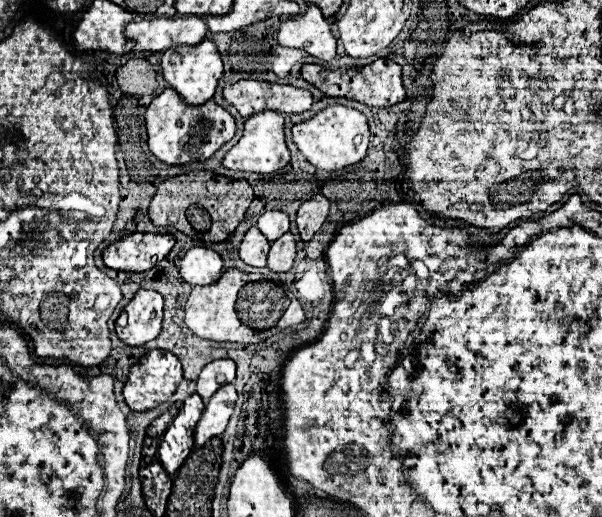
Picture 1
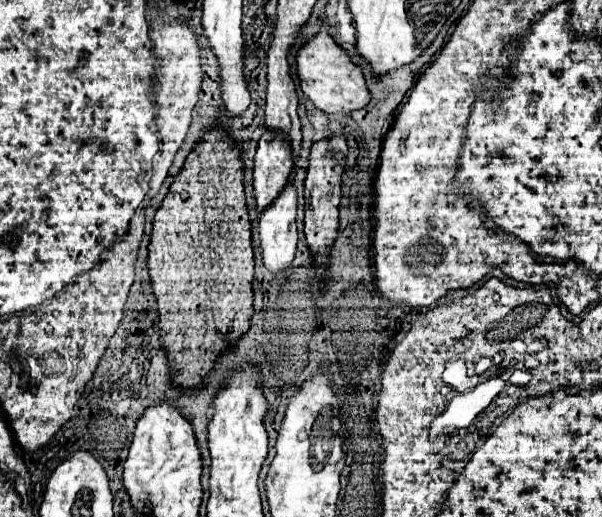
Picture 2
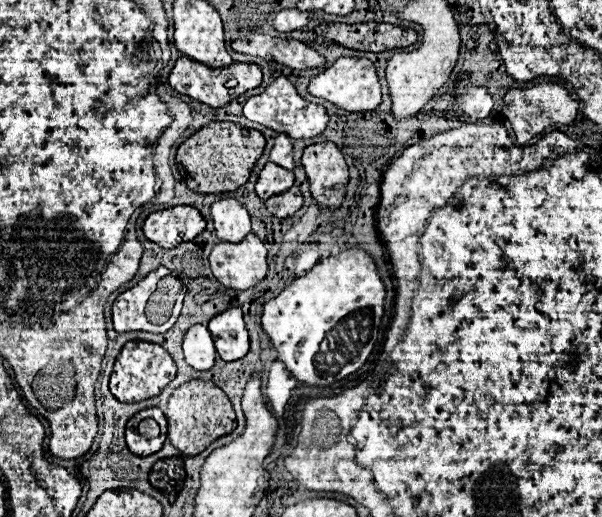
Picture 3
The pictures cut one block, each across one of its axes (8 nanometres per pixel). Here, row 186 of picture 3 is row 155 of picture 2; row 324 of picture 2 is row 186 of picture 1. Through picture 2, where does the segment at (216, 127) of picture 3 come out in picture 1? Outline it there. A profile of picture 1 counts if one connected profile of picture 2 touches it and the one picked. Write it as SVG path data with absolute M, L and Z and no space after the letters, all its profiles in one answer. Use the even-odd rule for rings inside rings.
M194 170L190 174L172 176L166 182L162 182L150 202L148 212L150 212L150 220L156 226L172 226L192 238L200 238L198 232L206 232L206 234L202 234L204 242L224 242L236 230L236 226L244 220L244 214L252 200L254 200L254 192L252 192L250 184L246 184L246 180L230 180L226 176L218 176L210 170ZM202 206L212 214L212 220L210 220L210 214ZM186 216L188 216L192 228L186 222ZM210 224L212 224L212 228L210 228Z

